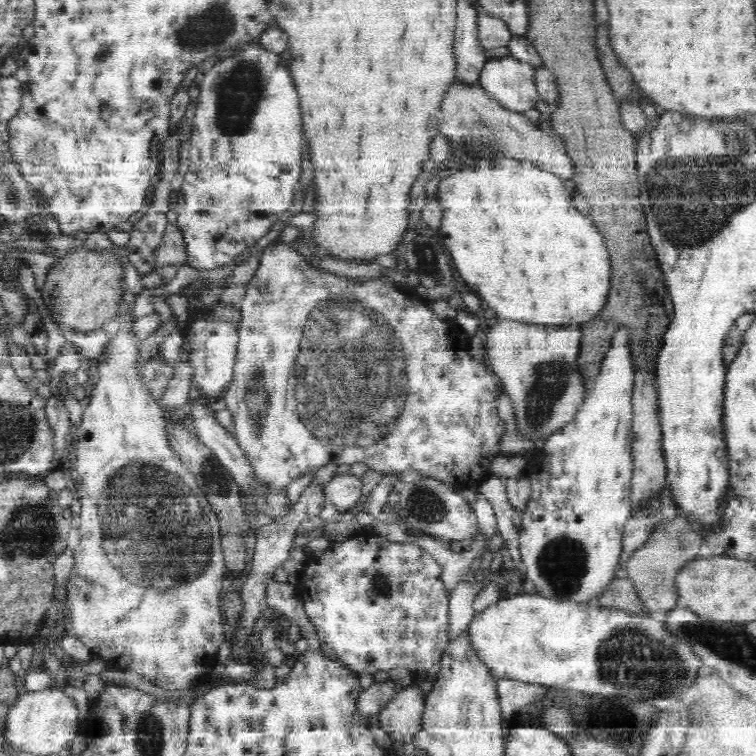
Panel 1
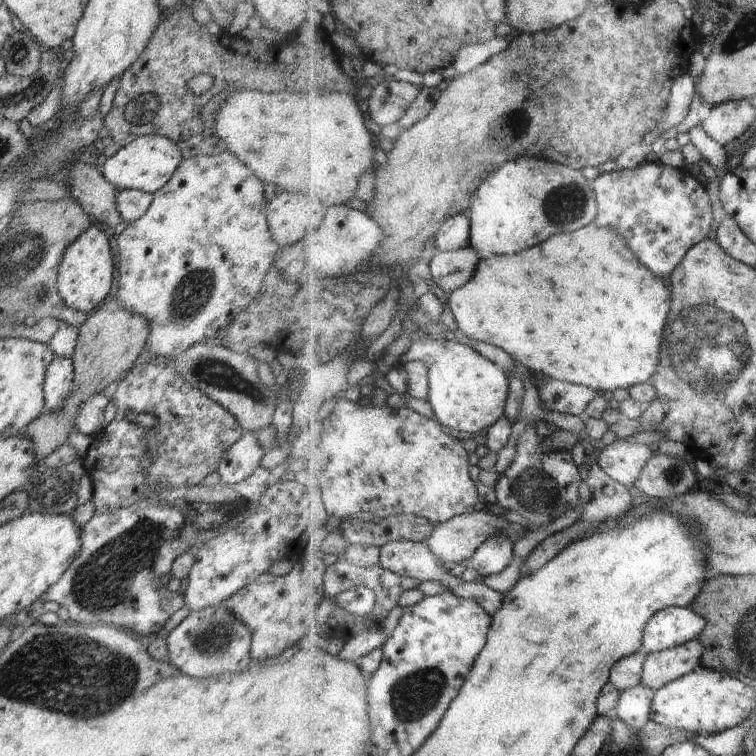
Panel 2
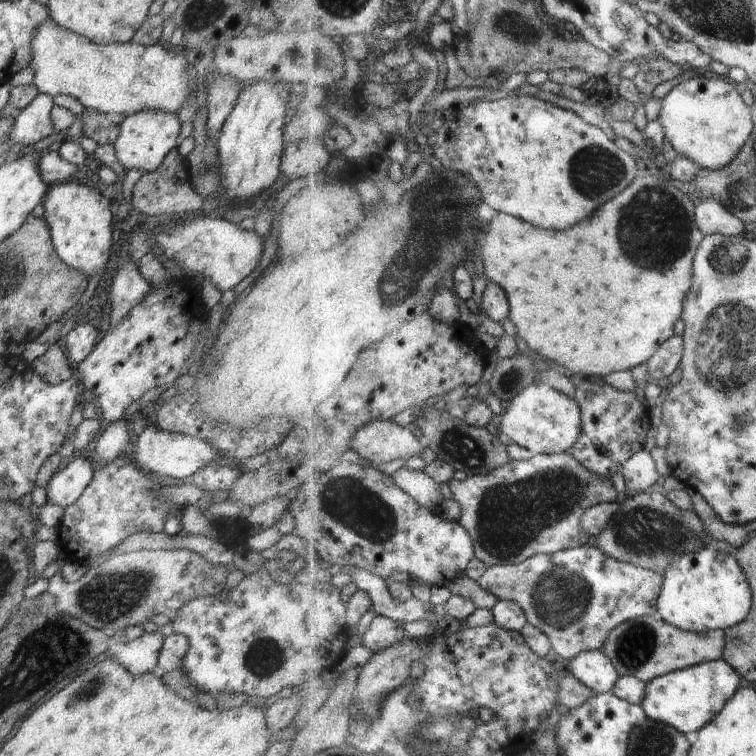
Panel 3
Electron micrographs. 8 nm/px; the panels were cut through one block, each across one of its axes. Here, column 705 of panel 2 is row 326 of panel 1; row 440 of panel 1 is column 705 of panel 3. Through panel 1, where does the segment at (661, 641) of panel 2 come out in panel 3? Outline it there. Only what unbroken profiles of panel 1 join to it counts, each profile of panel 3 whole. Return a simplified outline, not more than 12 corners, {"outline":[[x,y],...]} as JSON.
{"outline":[[712,544],[668,568],[659,617],[726,631],[751,615],[735,551]]}

